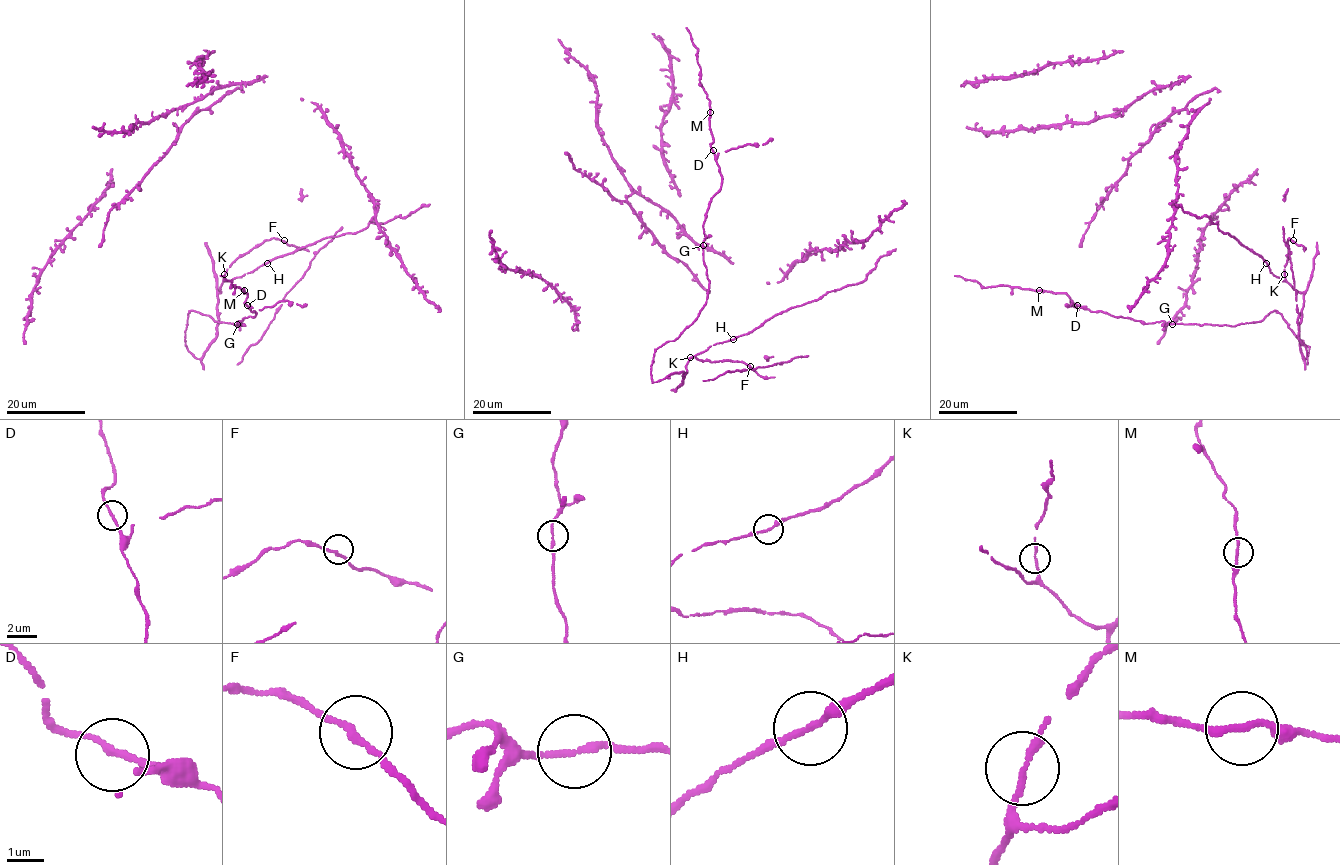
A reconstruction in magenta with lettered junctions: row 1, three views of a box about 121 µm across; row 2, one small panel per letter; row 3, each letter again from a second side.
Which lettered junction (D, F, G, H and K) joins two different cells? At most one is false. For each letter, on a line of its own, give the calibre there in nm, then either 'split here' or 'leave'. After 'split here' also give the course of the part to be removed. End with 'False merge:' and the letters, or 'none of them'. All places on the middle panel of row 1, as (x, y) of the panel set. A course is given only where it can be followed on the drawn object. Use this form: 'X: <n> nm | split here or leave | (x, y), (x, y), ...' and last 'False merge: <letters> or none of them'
D: 160 nm | leave
F: 180 nm | leave
G: 140 nm | leave
H: 180 nm | leave
K: 170 nm | leave
False merge: none of them

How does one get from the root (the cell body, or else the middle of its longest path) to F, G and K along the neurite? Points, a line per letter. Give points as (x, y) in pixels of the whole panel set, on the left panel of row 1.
F: (386, 222), (325, 237), (224, 279), (239, 257), (266, 240), (284, 240)
G: (386, 222), (325, 237), (225, 280), (216, 339), (200, 359), (188, 351), (191, 310), (243, 324), (236, 324)
K: (386, 222), (371, 222), (353, 233), (325, 237), (230, 280), (224, 279), (225, 275)

